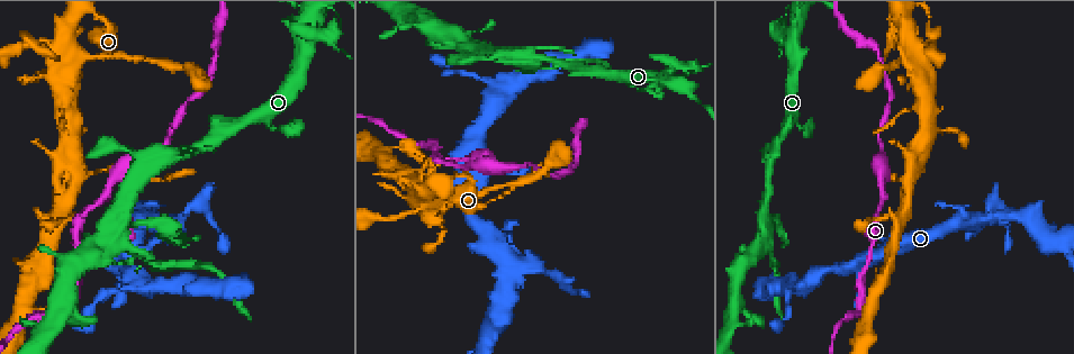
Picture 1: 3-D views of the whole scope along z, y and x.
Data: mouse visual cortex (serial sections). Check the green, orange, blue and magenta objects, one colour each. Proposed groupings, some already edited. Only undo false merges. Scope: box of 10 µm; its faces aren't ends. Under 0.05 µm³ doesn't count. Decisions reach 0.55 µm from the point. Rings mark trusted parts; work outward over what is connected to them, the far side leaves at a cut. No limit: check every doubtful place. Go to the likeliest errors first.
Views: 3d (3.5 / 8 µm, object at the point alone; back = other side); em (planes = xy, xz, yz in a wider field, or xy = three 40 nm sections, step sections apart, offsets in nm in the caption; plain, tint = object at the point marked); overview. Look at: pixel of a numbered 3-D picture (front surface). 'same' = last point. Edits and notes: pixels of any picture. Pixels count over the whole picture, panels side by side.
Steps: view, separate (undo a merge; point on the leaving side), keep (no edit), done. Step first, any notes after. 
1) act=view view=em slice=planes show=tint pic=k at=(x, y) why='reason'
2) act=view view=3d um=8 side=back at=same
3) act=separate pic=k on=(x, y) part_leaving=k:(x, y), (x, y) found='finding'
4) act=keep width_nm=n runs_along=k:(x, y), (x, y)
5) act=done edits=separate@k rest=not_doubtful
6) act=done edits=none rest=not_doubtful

act=view view=3d um=3.5 pic=1 at=(98, 170) why='a narrow waist'

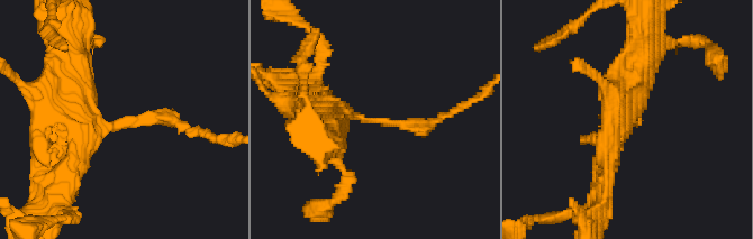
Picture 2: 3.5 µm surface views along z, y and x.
act=view view=em slice=xy step=5 show=tint pic=2 at=(378, 120) arm_widths_nm=200,400

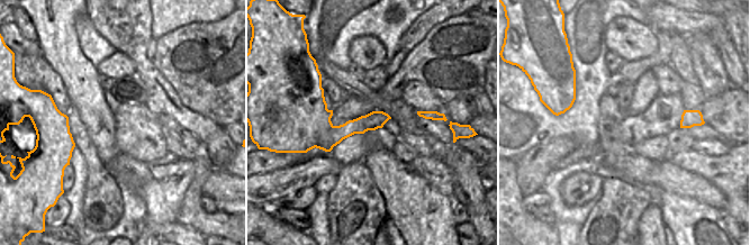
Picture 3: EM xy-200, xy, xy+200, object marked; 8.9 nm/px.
act=keep runs_along=3:(314, 114), (330, 129), (386, 117) found='continuous, no second cell'

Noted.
act=view view=3d um=3.5 pic=1 at=(772, 253) why='thick turns thin'

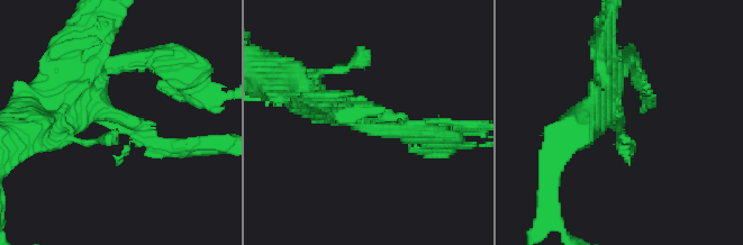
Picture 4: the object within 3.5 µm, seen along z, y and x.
act=view view=em slice=xy step=5 show=plain pic=4 at=(135, 124)

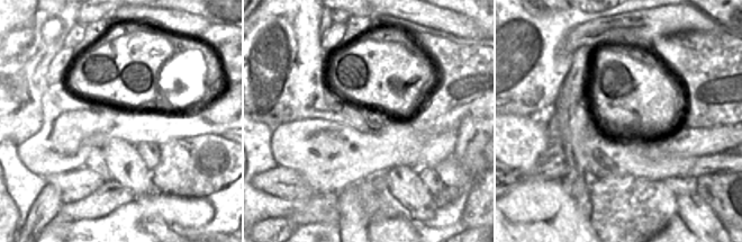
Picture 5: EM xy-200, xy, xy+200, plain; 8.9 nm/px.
act=view view=em slice=xy step=5 show=tint at=same

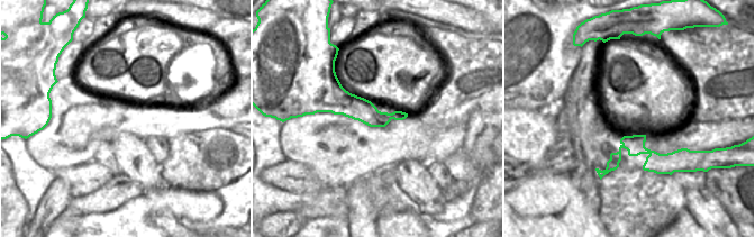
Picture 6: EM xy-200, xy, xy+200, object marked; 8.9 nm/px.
act=separate pic=4 on=(153, 138) part_leaving=4:(123, 121), (150, 145), (226, 145) found='a second cell is stuck on'

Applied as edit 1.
act=view view=overview why='see it whole again'

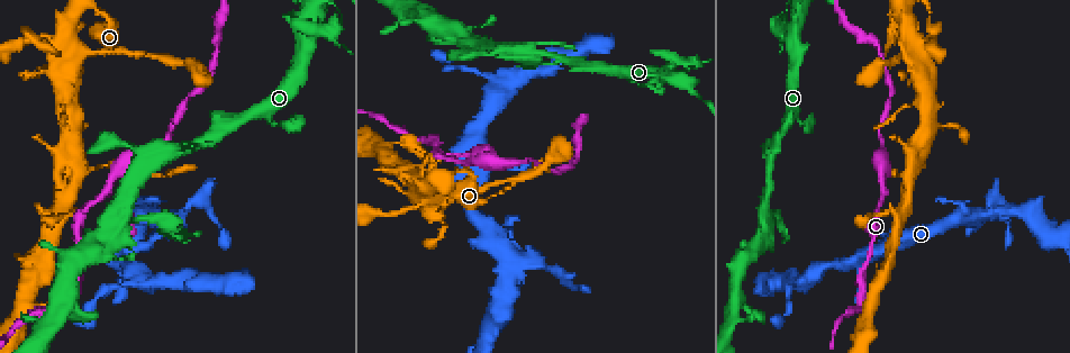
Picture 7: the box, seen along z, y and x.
act=view view=3d um=3.5 pic=7 at=(876, 235) why='abrupt turn'

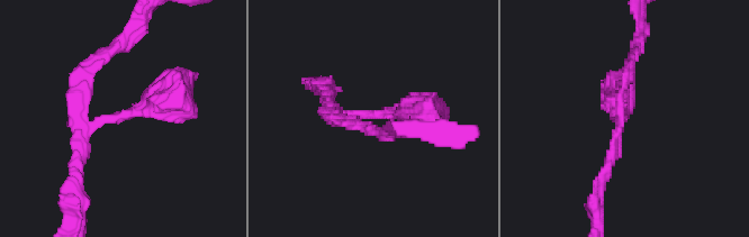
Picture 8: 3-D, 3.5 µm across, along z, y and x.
act=view view=em slice=xy step=2 show=tint pic=8 at=(102, 120) arms=3 arm_widths_nm=150,200,300

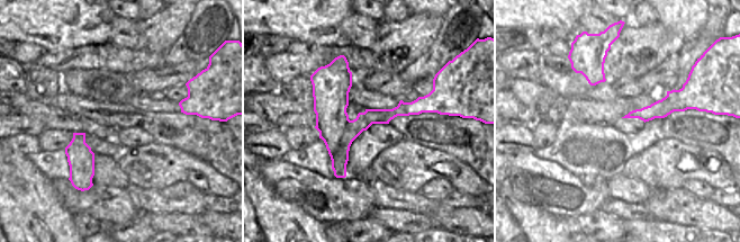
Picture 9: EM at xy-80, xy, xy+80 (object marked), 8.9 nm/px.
act=view view=em slice=xy step=3 show=tint at=same

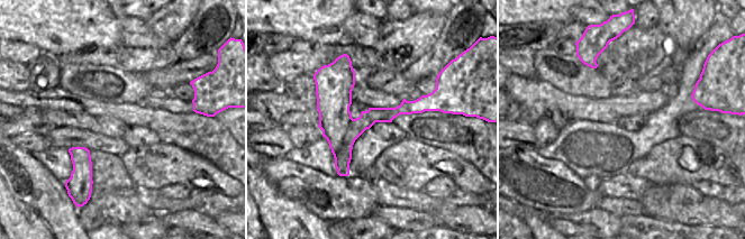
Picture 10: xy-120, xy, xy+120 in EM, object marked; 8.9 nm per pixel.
act=keep width_nm=240 runs_along=10:(319, 92), (348, 121), (430, 108) found='one cell here'

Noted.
act=done edits=separate@4 rest=not_doubtful

